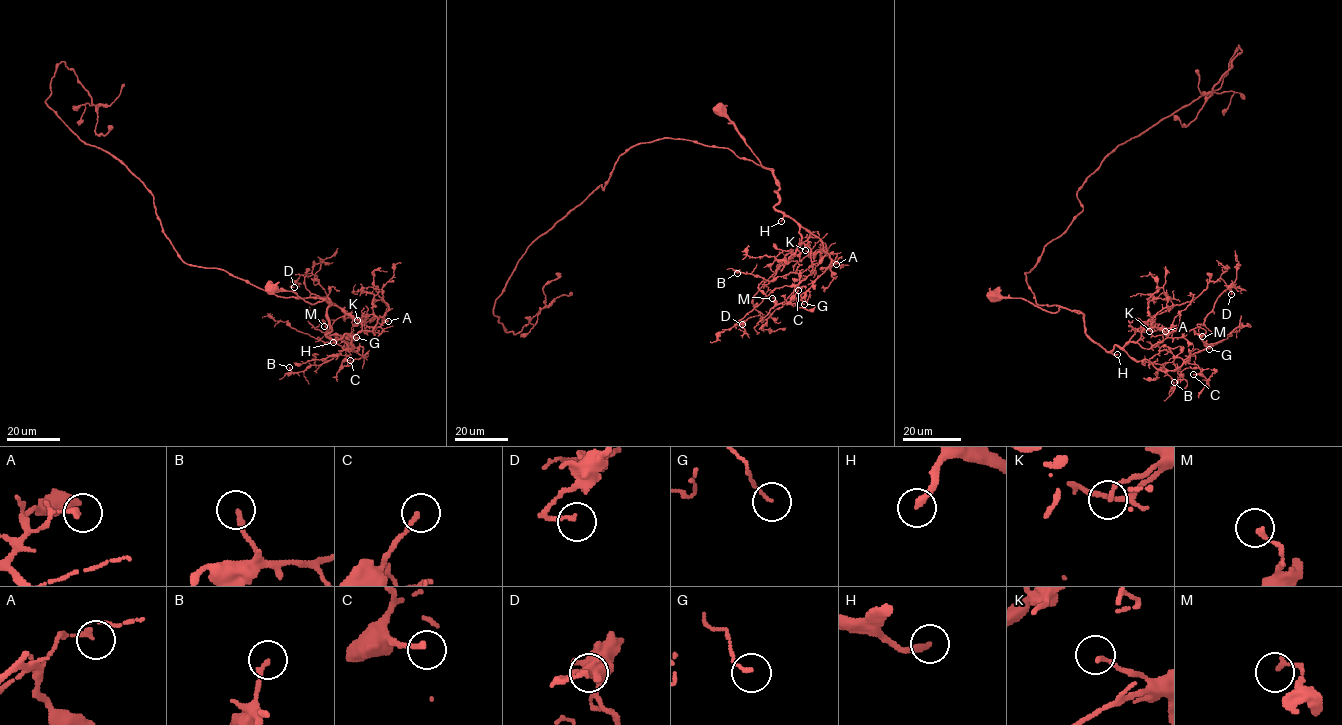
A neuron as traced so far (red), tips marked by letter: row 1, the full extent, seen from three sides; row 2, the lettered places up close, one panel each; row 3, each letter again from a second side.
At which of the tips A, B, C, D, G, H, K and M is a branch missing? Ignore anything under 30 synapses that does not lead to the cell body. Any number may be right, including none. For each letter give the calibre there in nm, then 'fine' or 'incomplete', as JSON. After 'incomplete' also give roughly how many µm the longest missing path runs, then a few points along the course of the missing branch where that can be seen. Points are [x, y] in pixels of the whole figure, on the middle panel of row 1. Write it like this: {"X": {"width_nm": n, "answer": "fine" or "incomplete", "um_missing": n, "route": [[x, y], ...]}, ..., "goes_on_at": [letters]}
{"A": {"width_nm": 200, "answer": "fine"}, "B": {"width_nm": 190, "answer": "fine"}, "C": {"width_nm": 170, "answer": "fine"}, "D": {"width_nm": 140, "answer": "fine"}, "G": {"width_nm": 100, "answer": "fine"}, "H": {"width_nm": 240, "answer": "incomplete", "um_missing": 70, "route": [[781, 221], [756, 249], [750, 262], [723, 289], [721, 298], [730, 308], [736, 300], [727, 295], [720, 282]]}, "K": {"width_nm": 160, "answer": "fine"}, "M": {"width_nm": 180, "answer": "fine"}, "goes_on_at": ["H"]}

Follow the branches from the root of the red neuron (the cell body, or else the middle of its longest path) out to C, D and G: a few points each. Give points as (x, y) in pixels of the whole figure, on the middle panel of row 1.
C: (720, 109), (772, 169), (779, 187), (774, 207), (797, 224), (811, 250), (812, 272), (798, 290)
D: (720, 109), (760, 163), (772, 169), (779, 187), (774, 207), (810, 232), (754, 296), (760, 314), (742, 324)
G: (720, 109), (760, 163), (772, 169), (779, 187), (774, 207), (815, 234), (831, 258), (799, 297), (804, 304)

